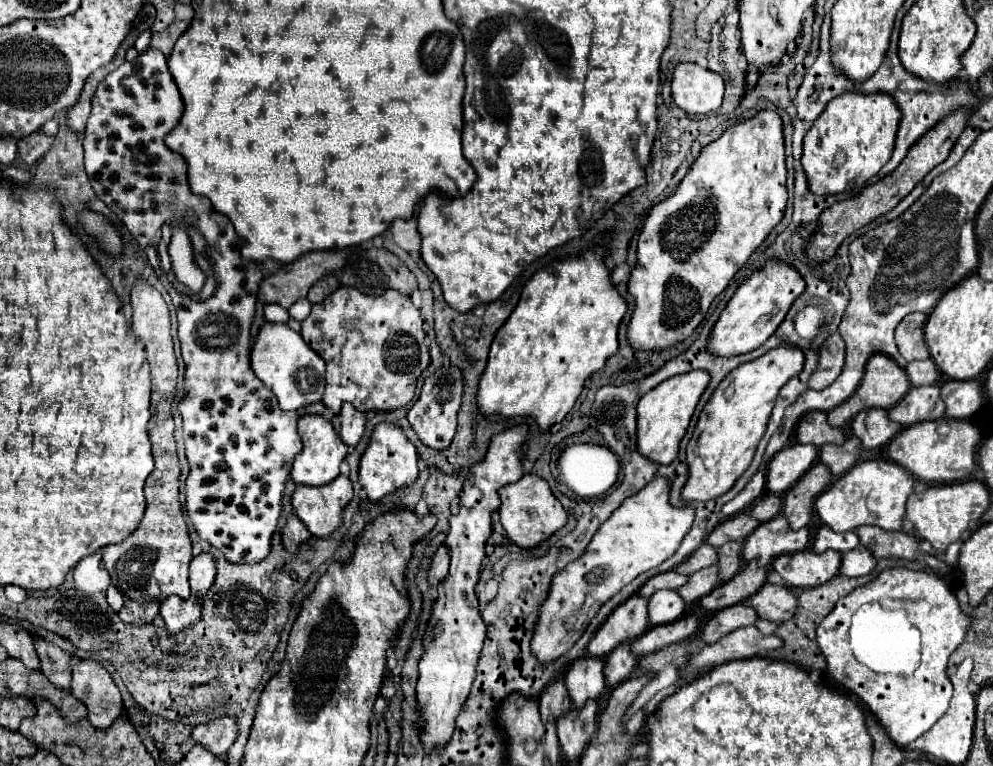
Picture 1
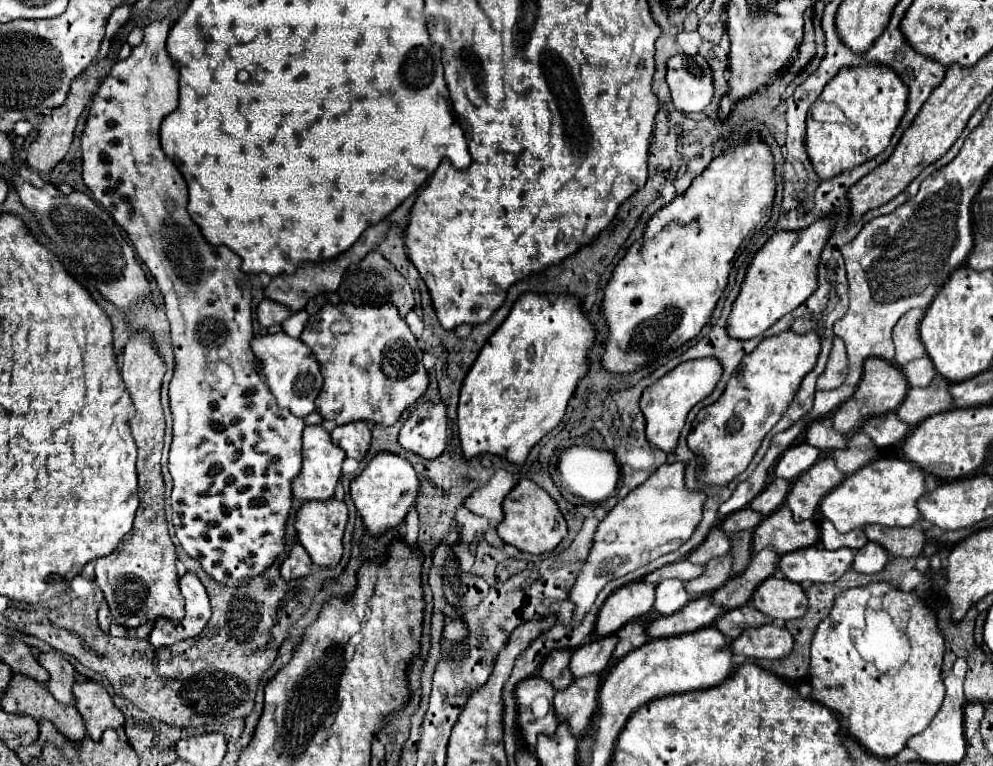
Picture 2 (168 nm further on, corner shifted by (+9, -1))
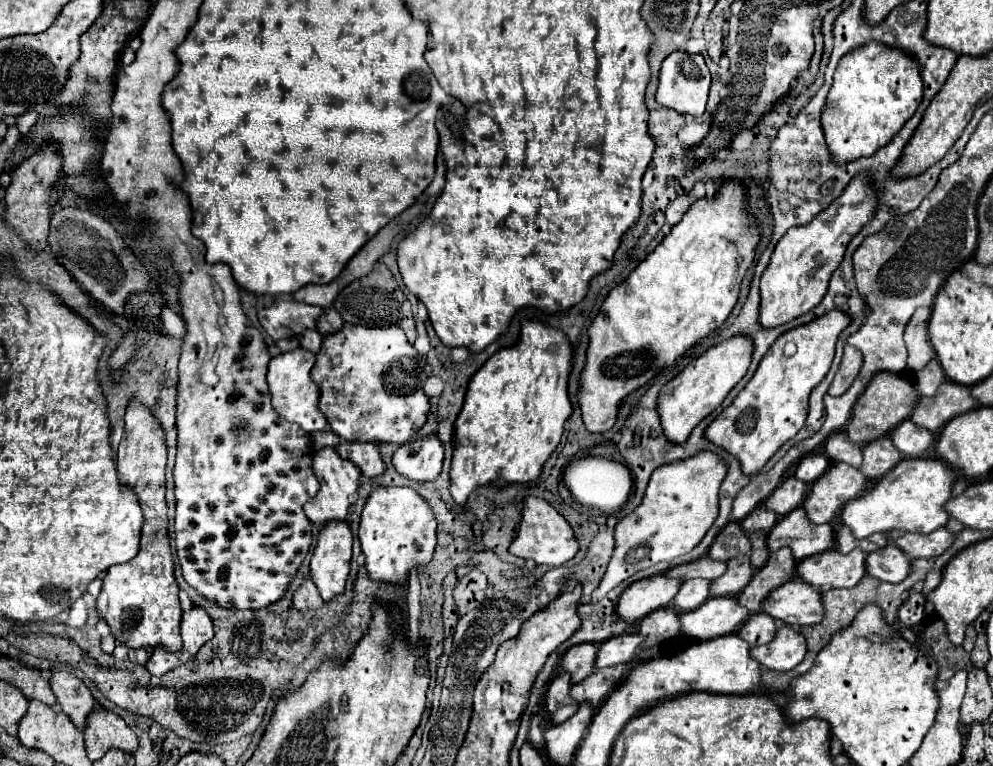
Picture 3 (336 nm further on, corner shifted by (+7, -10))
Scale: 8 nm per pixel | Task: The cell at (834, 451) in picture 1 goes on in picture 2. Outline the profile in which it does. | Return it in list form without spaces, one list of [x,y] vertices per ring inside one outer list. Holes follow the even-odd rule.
[[[861,431],[851,435],[847,449],[833,451],[837,467],[843,473],[849,473],[849,475],[855,473],[857,469],[865,467],[873,459],[877,459],[877,455],[879,455],[879,447],[873,445],[873,441],[869,441],[869,437],[865,433],[861,433]]]

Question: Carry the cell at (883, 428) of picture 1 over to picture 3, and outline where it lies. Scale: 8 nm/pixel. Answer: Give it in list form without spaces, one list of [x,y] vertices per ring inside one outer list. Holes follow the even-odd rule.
[[[905,420],[891,432],[891,442],[903,456],[915,458],[925,454],[933,446],[935,436],[921,426],[915,426],[911,420]]]

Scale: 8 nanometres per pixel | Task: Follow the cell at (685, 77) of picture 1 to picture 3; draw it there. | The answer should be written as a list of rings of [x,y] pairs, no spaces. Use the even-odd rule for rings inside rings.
[[[673,52],[661,64],[659,88],[657,88],[657,102],[683,114],[683,116],[701,116],[707,106],[711,74],[701,54],[687,54],[687,52]]]

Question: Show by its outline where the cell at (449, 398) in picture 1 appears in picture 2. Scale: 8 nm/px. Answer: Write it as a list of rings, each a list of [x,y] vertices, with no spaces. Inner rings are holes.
[[[421,403],[399,431],[399,445],[423,459],[437,459],[447,447],[447,413],[443,403]]]

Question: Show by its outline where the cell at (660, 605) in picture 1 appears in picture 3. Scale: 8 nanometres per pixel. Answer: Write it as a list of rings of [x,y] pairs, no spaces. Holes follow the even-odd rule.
[[[685,580],[673,598],[673,608],[677,612],[689,612],[699,608],[707,598],[709,598],[709,584],[707,580]]]

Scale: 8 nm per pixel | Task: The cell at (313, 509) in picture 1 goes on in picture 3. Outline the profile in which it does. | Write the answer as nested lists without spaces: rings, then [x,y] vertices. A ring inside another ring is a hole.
[[[331,520],[319,530],[311,556],[311,580],[317,584],[323,600],[331,600],[345,590],[351,546],[353,536],[345,520]]]

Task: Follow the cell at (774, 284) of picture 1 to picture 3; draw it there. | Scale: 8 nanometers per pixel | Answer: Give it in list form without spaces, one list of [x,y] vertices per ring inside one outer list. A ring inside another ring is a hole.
[[[861,172],[849,182],[847,190],[827,210],[823,210],[817,218],[813,218],[811,224],[791,228],[779,240],[759,284],[761,286],[759,324],[763,328],[775,328],[785,322],[791,322],[807,314],[823,300],[831,272],[839,266],[849,240],[863,228],[867,220],[871,220],[875,206],[877,200],[869,186],[869,176]]]

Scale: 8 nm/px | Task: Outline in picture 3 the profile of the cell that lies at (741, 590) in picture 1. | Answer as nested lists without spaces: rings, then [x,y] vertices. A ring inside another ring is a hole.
[[[781,548],[775,554],[769,556],[767,564],[755,572],[751,582],[745,586],[745,590],[737,596],[737,602],[749,610],[749,614],[755,614],[761,610],[761,602],[765,596],[775,590],[777,586],[789,582],[795,574],[793,570],[795,560],[791,558],[791,550]]]

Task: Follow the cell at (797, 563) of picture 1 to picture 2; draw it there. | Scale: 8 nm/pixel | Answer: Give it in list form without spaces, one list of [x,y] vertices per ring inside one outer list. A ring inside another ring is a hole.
[[[813,545],[807,549],[787,553],[779,559],[781,573],[795,583],[831,583],[837,581],[847,569],[851,569],[851,565],[853,549],[849,547],[829,551],[821,545]]]

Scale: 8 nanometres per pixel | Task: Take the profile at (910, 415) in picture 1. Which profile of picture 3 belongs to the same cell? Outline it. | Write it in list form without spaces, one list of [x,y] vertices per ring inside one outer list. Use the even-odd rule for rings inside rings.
[[[945,380],[939,386],[935,396],[919,398],[911,414],[911,422],[935,432],[941,426],[945,426],[951,418],[965,414],[973,408],[975,408],[975,400],[971,398],[969,388],[955,384],[951,380]]]

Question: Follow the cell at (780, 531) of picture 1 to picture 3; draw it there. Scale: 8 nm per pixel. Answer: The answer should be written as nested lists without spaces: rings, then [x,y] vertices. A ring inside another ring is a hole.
[[[799,506],[791,510],[783,520],[775,524],[775,528],[767,536],[769,552],[779,550],[781,546],[791,548],[795,560],[803,560],[813,554],[821,554],[833,548],[835,536],[829,524],[811,524],[805,518],[805,510]]]

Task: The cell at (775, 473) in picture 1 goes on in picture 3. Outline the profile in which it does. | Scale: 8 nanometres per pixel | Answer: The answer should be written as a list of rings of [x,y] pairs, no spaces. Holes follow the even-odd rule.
[[[807,454],[799,460],[797,468],[795,468],[795,478],[799,478],[801,482],[815,482],[825,470],[829,468],[829,458],[823,454]]]

